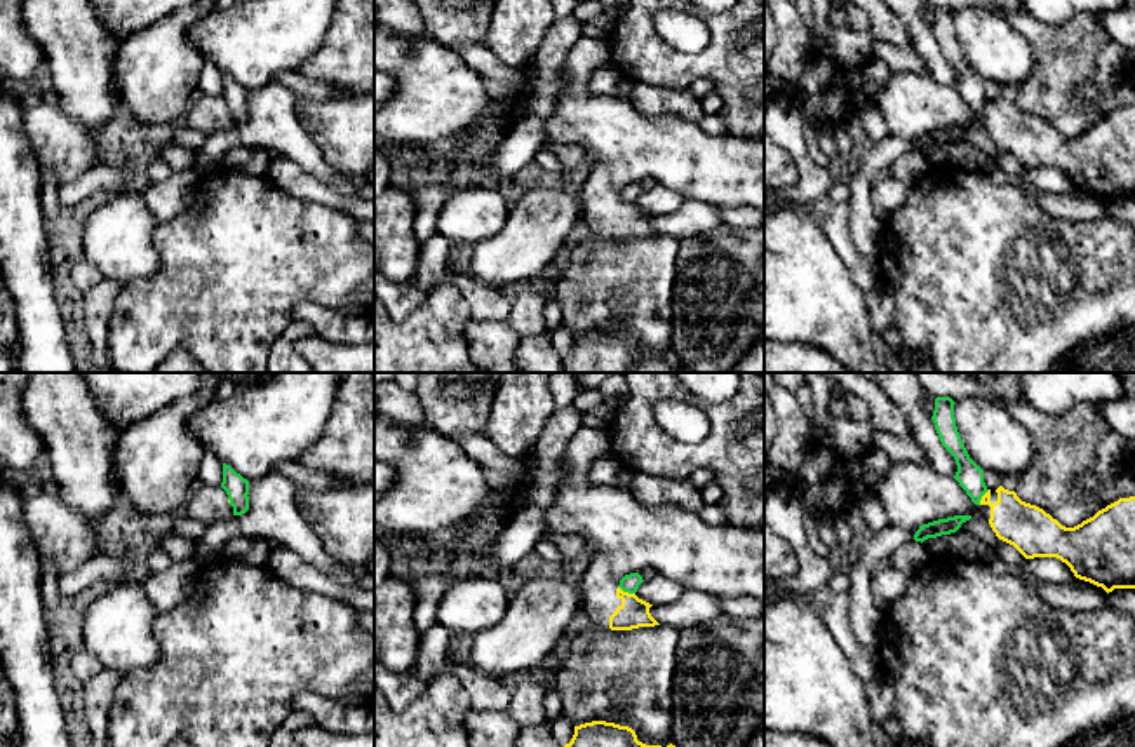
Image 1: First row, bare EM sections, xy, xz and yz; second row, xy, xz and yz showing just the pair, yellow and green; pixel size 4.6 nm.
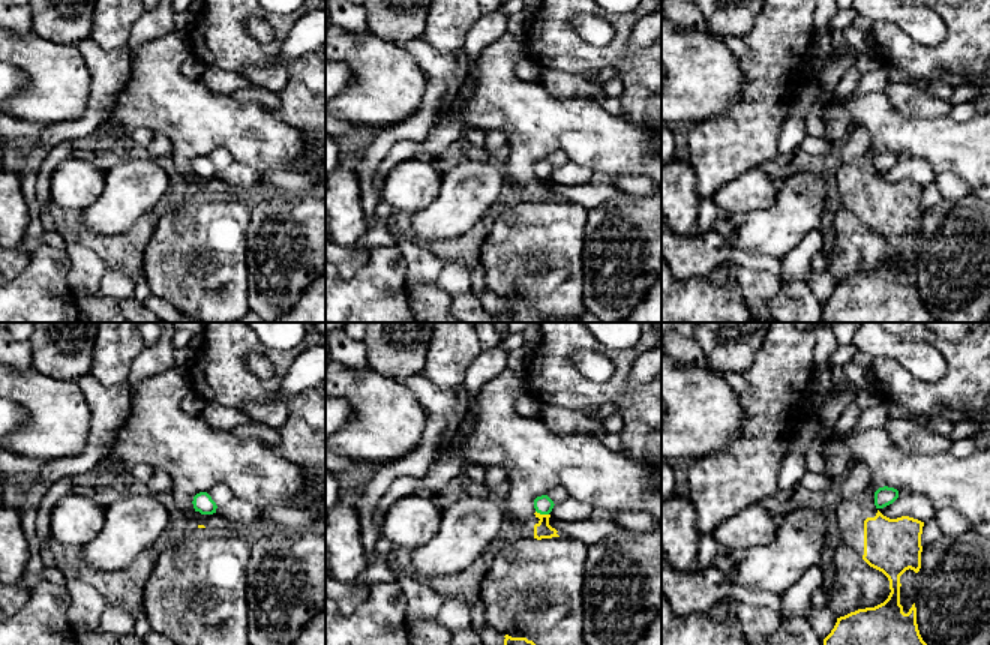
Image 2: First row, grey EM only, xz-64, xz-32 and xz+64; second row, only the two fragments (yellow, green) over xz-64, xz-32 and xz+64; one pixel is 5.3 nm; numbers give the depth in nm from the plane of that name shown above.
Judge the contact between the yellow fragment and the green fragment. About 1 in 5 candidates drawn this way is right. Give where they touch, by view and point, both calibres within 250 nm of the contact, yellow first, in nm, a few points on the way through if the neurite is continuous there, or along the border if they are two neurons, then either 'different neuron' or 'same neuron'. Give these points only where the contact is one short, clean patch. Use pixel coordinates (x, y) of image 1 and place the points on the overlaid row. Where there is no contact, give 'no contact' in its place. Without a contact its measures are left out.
meets yellow in xz at (627, 592); 140 nm thick on the yellow side, 80 nm on the other; border along xz (618, 585), (634, 594); different neuron

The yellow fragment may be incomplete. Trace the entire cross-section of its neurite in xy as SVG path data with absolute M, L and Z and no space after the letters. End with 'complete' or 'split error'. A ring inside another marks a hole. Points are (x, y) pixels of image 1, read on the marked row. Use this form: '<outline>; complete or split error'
M197 484L183 508L183 514L211 526L233 517L233 507L221 486Z; split error

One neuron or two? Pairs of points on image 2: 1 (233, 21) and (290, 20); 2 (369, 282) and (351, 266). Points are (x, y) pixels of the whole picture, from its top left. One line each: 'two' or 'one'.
1: one
2: two

